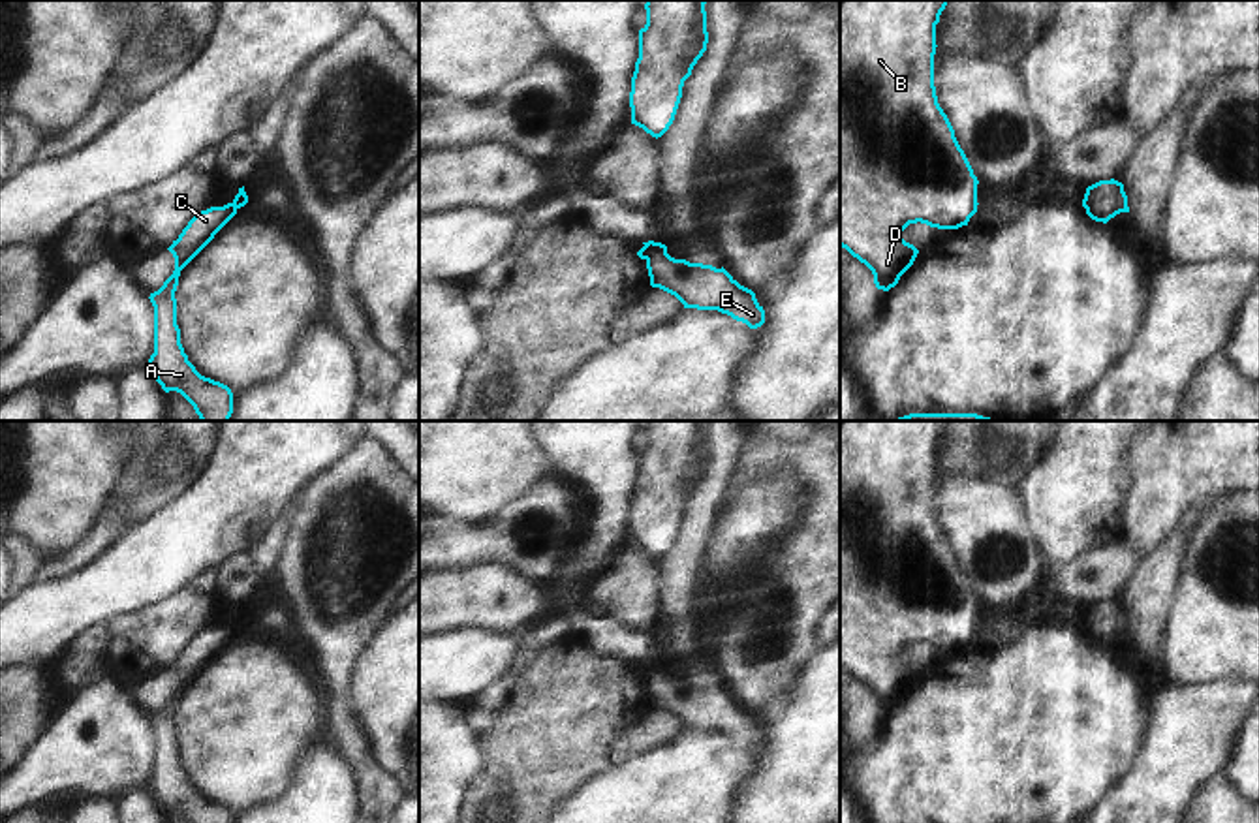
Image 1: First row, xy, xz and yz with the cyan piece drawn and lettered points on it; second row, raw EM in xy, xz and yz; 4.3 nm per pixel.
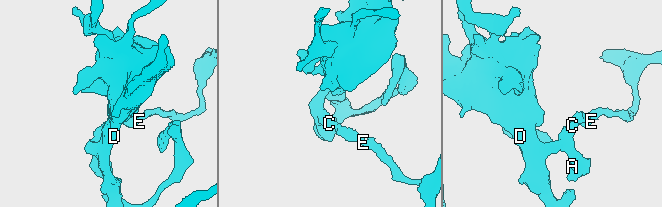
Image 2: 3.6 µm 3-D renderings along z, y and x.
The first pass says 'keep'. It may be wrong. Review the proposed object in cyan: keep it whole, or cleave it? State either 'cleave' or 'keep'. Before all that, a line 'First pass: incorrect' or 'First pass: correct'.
First pass: incorrect
cleave

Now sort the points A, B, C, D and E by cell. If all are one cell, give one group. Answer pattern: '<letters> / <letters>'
A B C D / E

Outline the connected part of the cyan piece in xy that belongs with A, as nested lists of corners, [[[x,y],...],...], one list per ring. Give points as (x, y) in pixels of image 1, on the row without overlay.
[[[233,624],[197,633],[167,669],[175,678],[173,695],[148,718],[154,727],[154,774],[147,785],[165,814],[177,812],[188,823],[233,823],[233,814],[227,806],[201,797],[188,782],[177,746],[175,712],[180,691],[235,635],[237,628]]]

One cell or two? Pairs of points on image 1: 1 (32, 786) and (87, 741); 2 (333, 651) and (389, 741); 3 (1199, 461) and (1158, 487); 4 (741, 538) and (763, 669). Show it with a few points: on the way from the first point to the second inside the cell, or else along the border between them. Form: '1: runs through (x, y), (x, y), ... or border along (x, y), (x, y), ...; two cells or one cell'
1: runs through (46, 773), (74, 754); one cell
2: border along (371, 641), (354, 679), (354, 707), (363, 726); two cells
3: runs through (1190, 461), (1184, 461), (1167, 478); one cell
4: border along (775, 532), (724, 590), (720, 602); two cells

